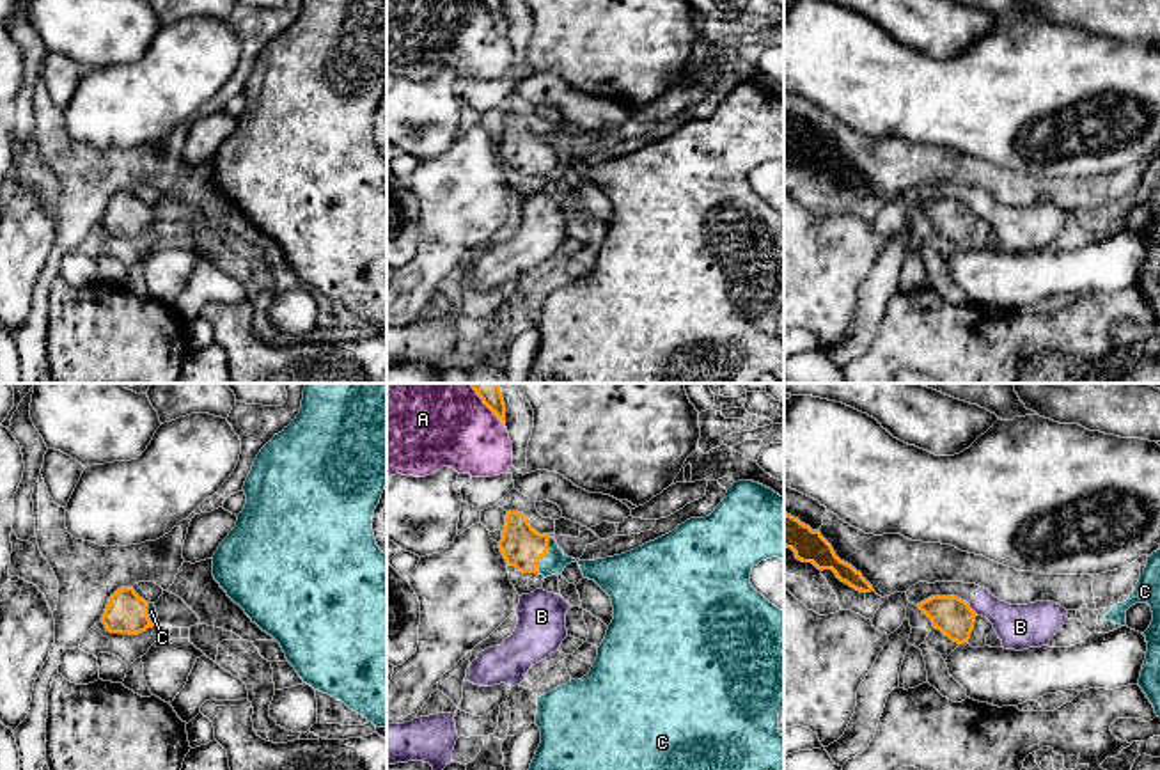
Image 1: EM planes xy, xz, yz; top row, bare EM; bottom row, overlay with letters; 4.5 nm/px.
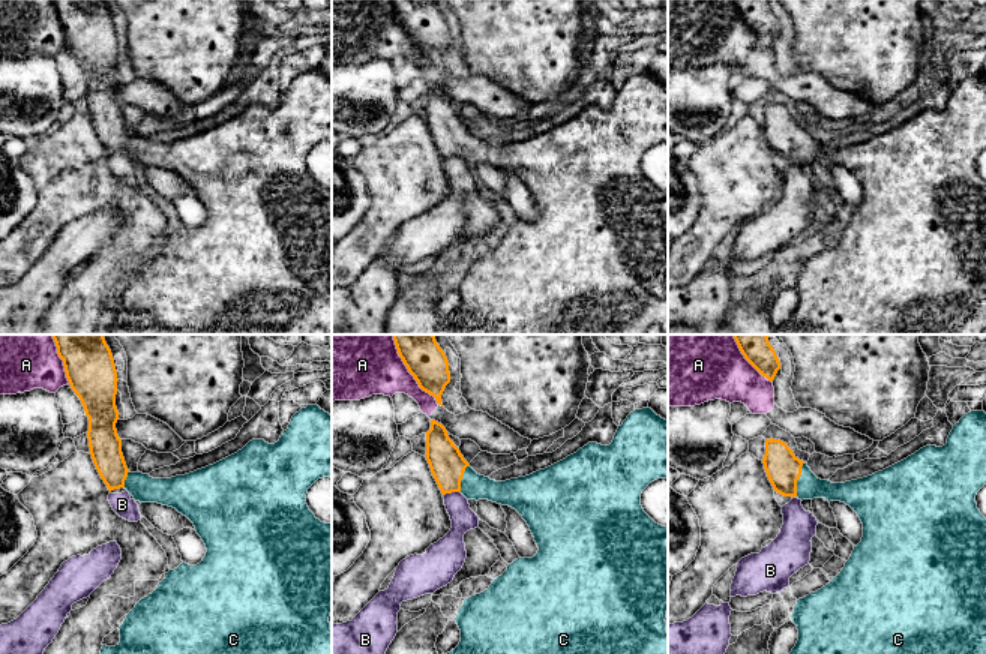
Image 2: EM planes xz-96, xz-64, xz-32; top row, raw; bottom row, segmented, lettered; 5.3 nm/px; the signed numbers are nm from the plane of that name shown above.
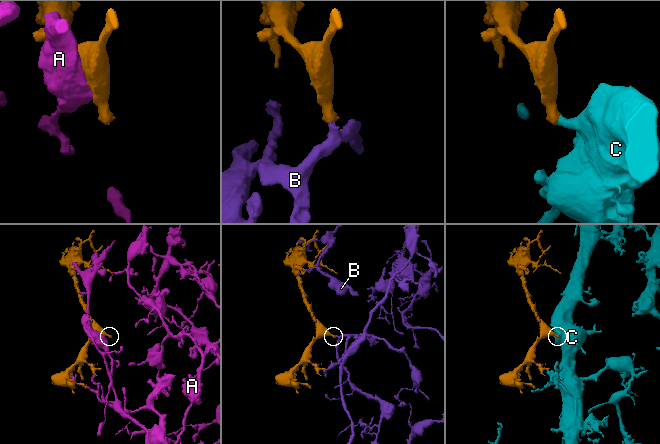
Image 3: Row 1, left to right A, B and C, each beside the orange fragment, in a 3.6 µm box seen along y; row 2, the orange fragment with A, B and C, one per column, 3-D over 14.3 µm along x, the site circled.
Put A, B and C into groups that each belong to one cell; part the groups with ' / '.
A / B / C

